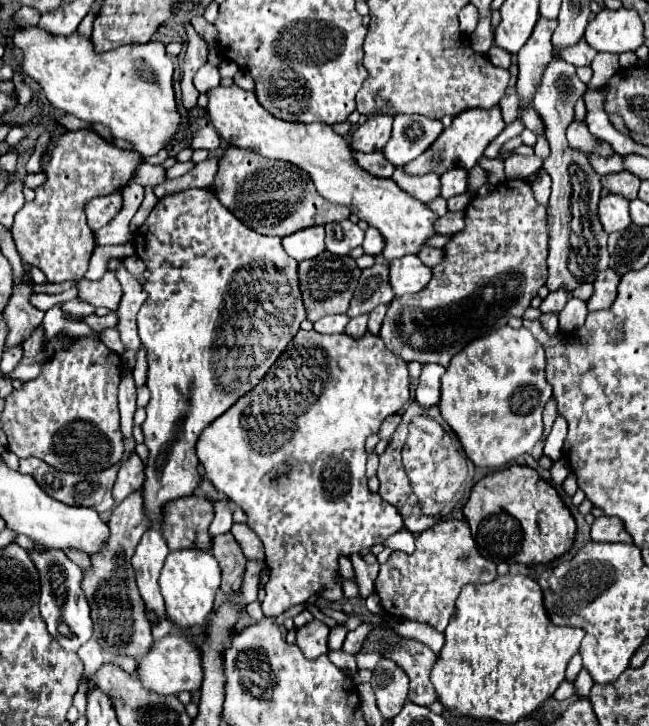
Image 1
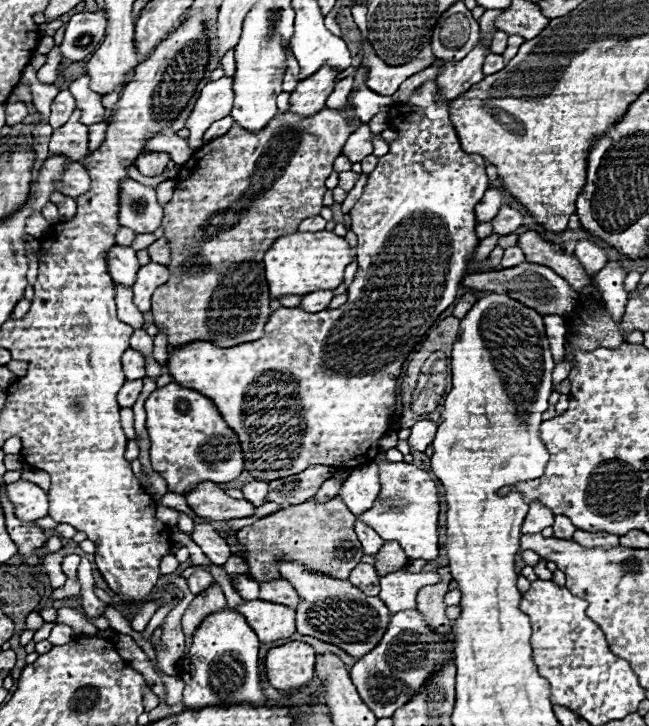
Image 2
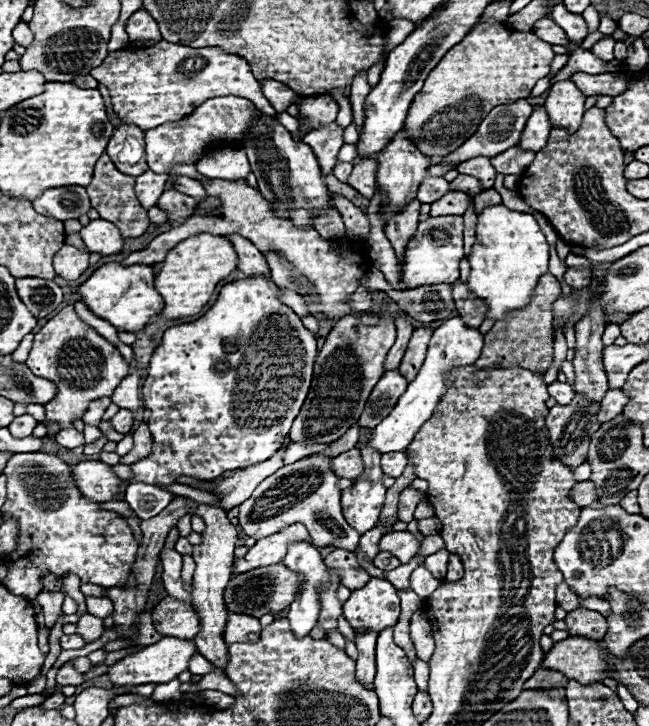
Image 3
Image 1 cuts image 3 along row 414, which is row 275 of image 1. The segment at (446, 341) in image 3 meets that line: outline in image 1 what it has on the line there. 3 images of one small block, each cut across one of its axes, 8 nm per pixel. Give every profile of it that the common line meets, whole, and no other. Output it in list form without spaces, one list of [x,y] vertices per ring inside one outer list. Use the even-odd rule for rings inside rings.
[[[406,254],[390,262],[390,286],[398,298],[420,292],[430,282],[430,278],[430,268],[424,266],[416,254]]]

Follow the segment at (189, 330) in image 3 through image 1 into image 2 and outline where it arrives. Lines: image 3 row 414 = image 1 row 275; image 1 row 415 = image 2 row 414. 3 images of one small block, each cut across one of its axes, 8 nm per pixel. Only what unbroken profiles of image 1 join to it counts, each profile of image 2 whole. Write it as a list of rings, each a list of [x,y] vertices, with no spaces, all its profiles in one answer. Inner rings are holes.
[[[170,382],[164,388],[156,388],[148,396],[144,408],[148,414],[146,428],[152,442],[150,462],[154,472],[158,472],[168,482],[170,492],[186,494],[202,482],[224,484],[242,474],[244,456],[240,440],[236,432],[224,424],[222,414],[210,398],[202,396],[196,390]],[[184,468],[192,468],[194,474],[184,478]]]

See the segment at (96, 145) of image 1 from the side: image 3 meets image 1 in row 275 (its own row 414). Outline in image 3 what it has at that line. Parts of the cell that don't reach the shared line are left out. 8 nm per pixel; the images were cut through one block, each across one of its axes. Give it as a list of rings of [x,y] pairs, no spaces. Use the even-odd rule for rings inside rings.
[[[66,306],[52,320],[48,320],[34,338],[34,346],[26,360],[28,368],[50,382],[56,384],[54,400],[46,402],[46,422],[44,426],[58,424],[62,428],[72,428],[76,418],[82,418],[92,400],[112,396],[116,386],[130,374],[118,348],[114,348],[104,336],[100,336],[92,326],[88,326],[76,314],[74,306]]]

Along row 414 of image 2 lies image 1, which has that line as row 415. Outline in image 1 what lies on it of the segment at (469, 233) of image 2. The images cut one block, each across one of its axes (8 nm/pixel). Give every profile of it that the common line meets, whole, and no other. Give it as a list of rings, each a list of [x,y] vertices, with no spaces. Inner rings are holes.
[[[300,330],[298,336],[306,336],[306,338],[294,338],[286,350],[282,352],[280,360],[276,362],[276,366],[272,366],[268,370],[268,374],[262,378],[262,382],[248,392],[246,396],[242,396],[226,414],[222,414],[218,420],[214,420],[202,434],[198,440],[198,460],[206,472],[206,478],[212,482],[212,486],[224,494],[230,502],[234,502],[236,506],[240,506],[246,512],[246,524],[260,536],[264,550],[266,550],[266,566],[270,568],[270,580],[266,584],[266,598],[262,602],[262,610],[266,616],[282,616],[290,606],[294,604],[302,604],[306,602],[310,596],[318,594],[320,598],[328,600],[328,602],[338,602],[344,598],[342,594],[342,578],[338,572],[338,558],[340,556],[350,556],[354,552],[360,552],[368,546],[374,544],[384,544],[388,540],[388,536],[396,534],[398,530],[404,528],[402,516],[398,514],[398,510],[394,506],[390,506],[388,502],[384,502],[380,498],[380,494],[374,494],[368,490],[366,484],[366,450],[364,450],[364,442],[370,434],[376,434],[380,430],[380,424],[392,416],[398,414],[406,400],[410,398],[410,376],[406,370],[406,362],[402,362],[402,358],[398,358],[396,354],[392,354],[382,338],[372,336],[372,334],[364,334],[358,342],[352,336],[346,334],[334,334],[334,336],[326,336],[326,334],[318,334],[314,330],[304,332]]]

